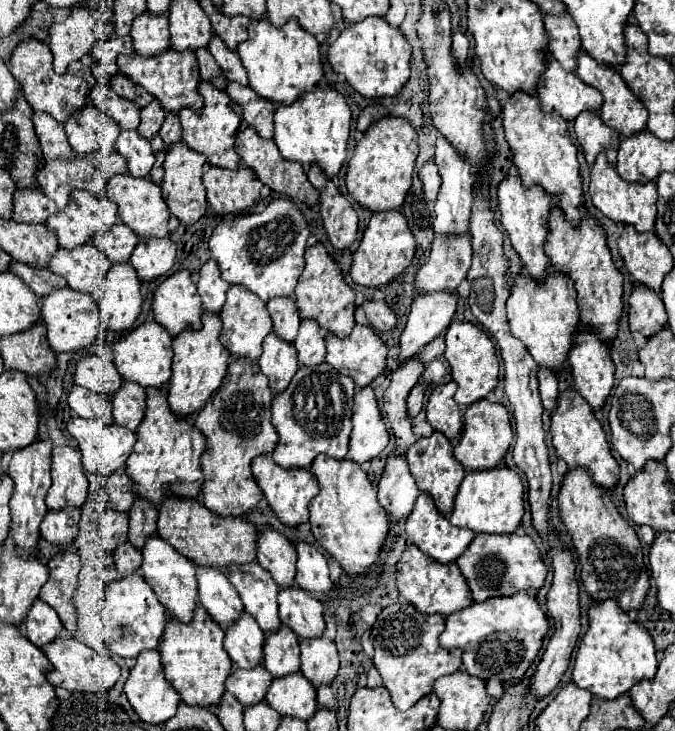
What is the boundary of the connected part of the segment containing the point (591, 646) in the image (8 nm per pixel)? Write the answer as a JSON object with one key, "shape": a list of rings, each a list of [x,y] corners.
{"shape":[[[608,599],[604,603],[596,603],[590,607],[590,629],[582,637],[574,659],[574,683],[580,689],[590,691],[600,699],[616,699],[632,689],[632,685],[656,675],[658,661],[656,649],[650,633],[640,625],[630,621],[630,617],[616,605],[616,601]]]}

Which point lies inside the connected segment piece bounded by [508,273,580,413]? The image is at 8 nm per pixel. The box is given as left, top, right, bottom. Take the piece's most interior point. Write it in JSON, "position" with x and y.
{"position":[544,317]}

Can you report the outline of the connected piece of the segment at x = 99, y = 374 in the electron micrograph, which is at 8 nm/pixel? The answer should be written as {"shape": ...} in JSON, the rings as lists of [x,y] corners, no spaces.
{"shape":[[[86,355],[78,361],[76,367],[76,385],[86,387],[98,395],[110,395],[108,399],[114,397],[116,389],[122,385],[120,373],[116,373],[116,367],[112,361],[106,361],[98,355]]]}

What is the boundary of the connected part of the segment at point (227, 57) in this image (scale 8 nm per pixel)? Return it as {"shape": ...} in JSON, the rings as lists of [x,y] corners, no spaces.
{"shape":[[[212,37],[210,45],[208,45],[208,51],[212,53],[212,57],[216,59],[216,63],[220,65],[220,69],[224,71],[224,77],[228,81],[236,81],[240,85],[248,85],[248,77],[246,77],[246,71],[244,71],[244,65],[238,57],[238,53],[230,51],[220,37]]]}

